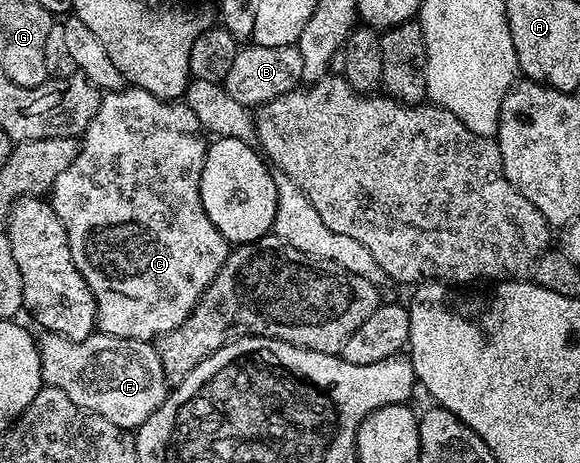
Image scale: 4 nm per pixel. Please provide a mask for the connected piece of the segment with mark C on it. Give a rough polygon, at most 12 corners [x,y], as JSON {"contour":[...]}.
{"contour":[[105,92],[50,203],[99,332],[155,342],[222,271],[187,103]]}

